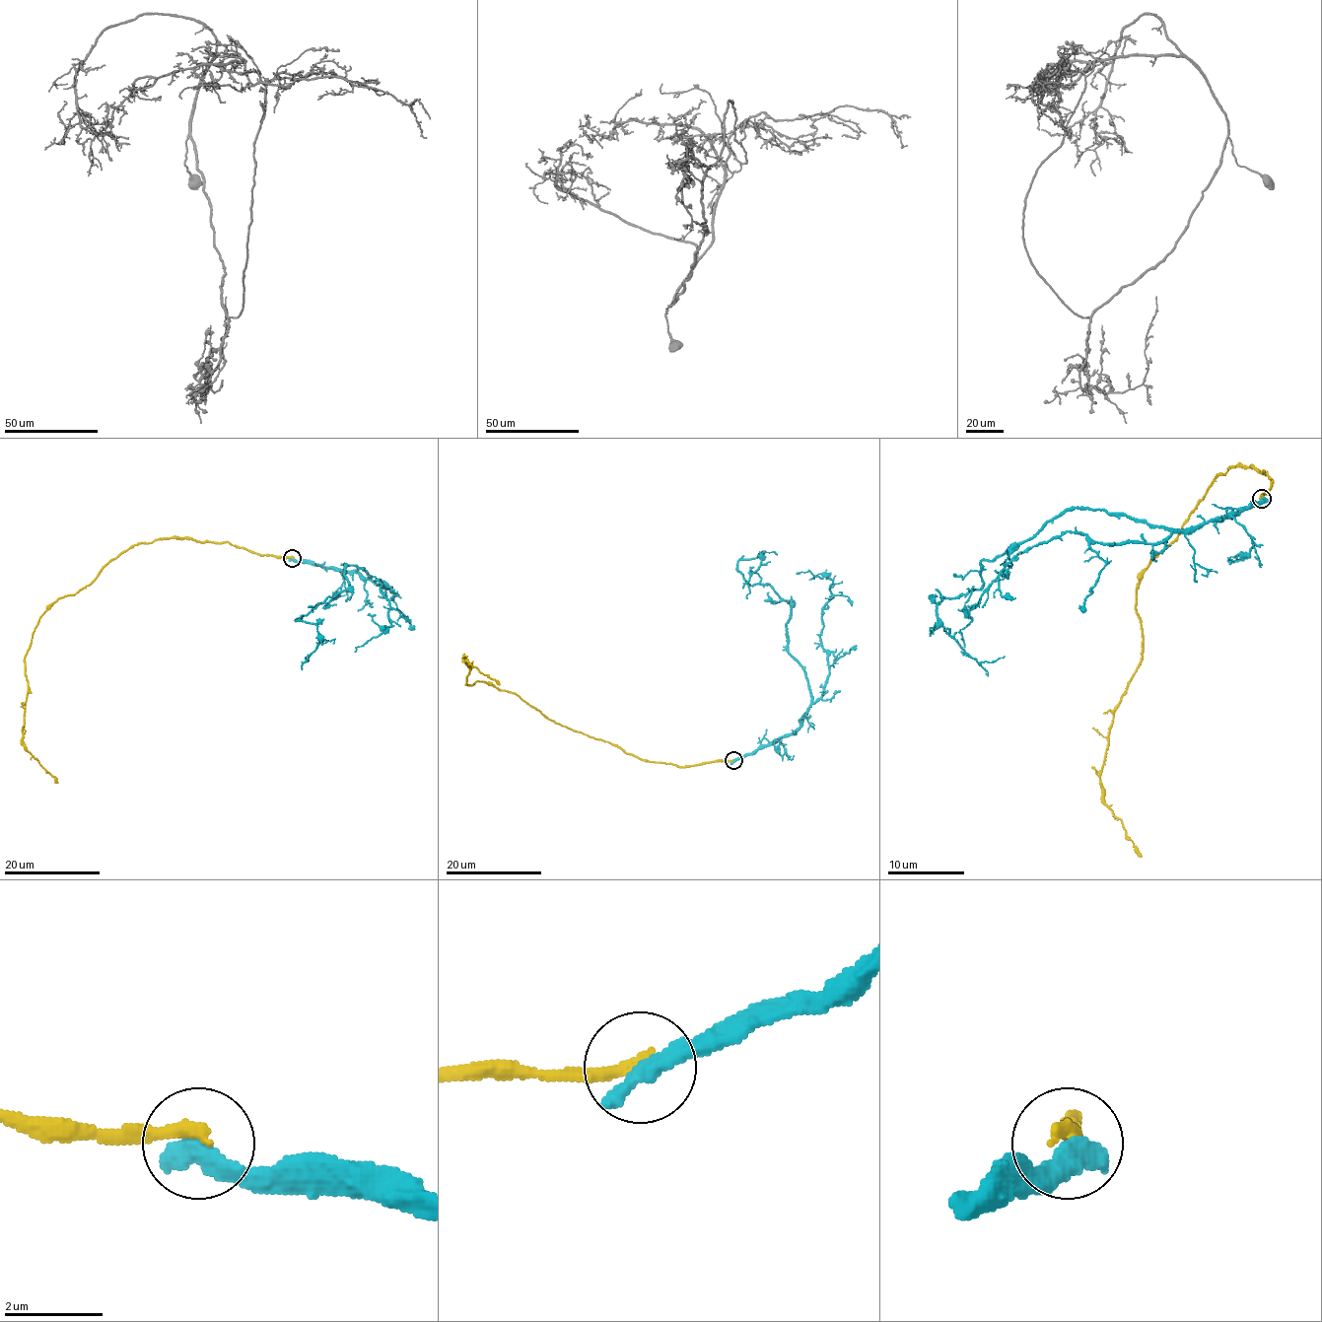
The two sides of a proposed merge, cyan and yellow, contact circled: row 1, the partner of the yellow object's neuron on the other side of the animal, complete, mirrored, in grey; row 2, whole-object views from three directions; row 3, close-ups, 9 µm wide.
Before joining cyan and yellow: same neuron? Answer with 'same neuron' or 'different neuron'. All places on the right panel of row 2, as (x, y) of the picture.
different neuron

